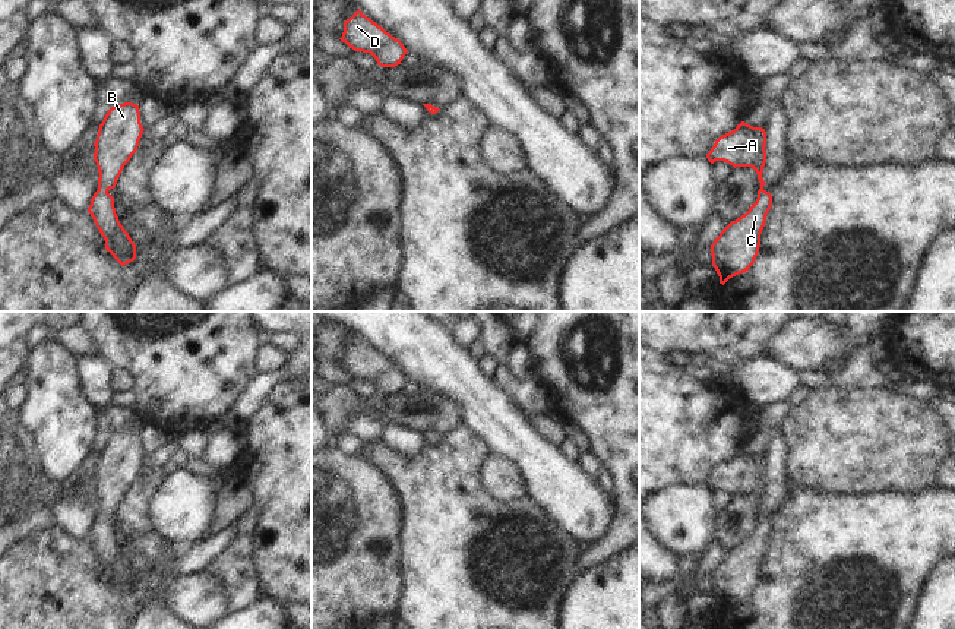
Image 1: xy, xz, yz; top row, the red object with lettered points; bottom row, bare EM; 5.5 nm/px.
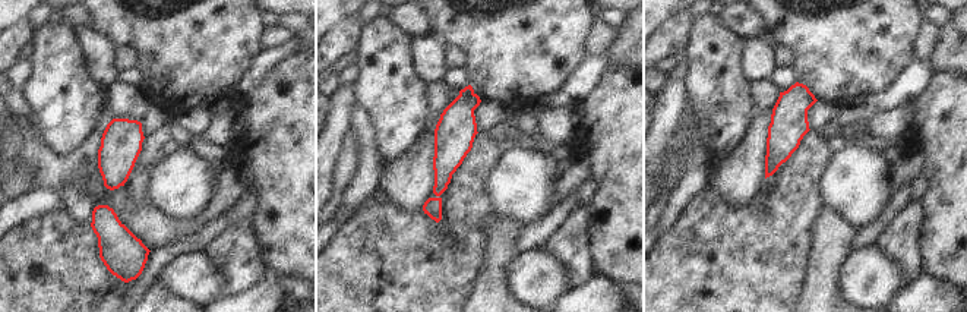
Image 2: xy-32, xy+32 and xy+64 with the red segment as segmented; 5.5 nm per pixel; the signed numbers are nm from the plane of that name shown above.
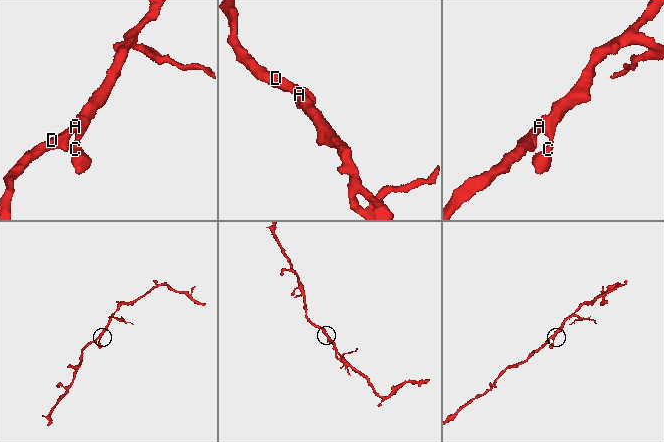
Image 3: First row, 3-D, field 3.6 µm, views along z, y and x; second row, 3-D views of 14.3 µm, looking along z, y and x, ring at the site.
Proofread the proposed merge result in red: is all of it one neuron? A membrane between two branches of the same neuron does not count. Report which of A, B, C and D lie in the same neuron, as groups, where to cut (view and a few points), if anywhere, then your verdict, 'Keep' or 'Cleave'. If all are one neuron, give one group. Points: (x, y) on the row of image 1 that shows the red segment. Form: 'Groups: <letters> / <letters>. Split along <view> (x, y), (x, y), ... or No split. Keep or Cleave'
Groups: A B C D. No split. Keep.

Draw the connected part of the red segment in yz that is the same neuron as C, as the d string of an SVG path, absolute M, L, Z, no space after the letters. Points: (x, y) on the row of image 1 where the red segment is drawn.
M744 121L722 136L720 136L706 158L711 164L724 161L736 167L752 167L760 183L756 202L749 211L731 221L711 244L712 266L720 284L749 271L759 253L760 234L766 222L766 215L772 206L772 196L763 189L762 178L766 162L766 132Z

